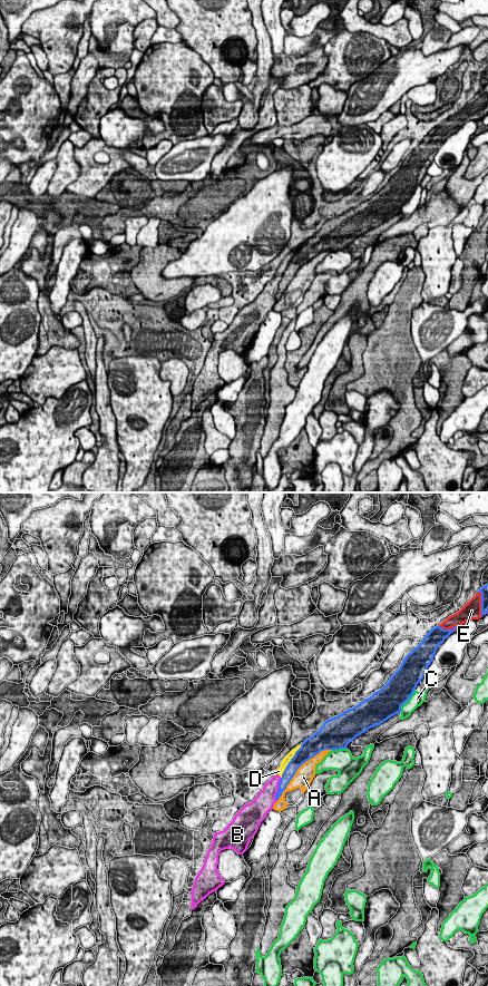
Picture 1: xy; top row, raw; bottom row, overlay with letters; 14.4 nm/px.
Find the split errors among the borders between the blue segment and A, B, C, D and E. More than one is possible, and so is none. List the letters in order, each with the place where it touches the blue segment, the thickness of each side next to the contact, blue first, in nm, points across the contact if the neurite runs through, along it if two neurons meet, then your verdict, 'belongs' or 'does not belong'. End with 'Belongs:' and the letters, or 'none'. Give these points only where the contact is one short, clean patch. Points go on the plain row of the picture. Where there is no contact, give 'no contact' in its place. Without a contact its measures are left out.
A: contact xy (304, 263); calibres 280 and 280 nm; does not belong
B: contact xy (279, 290); calibres 160 and 280 nm; does not belong
C: contact xy (408, 199); calibres 400 and 200 nm; does not belong
D: contact xy (294, 255); calibres 280 and 90 nm; does not belong
E: contact xy (449, 129); calibres 240 and 190 nm; belongs
Belongs: E

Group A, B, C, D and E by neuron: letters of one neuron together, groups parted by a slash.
A / B D / C / E

